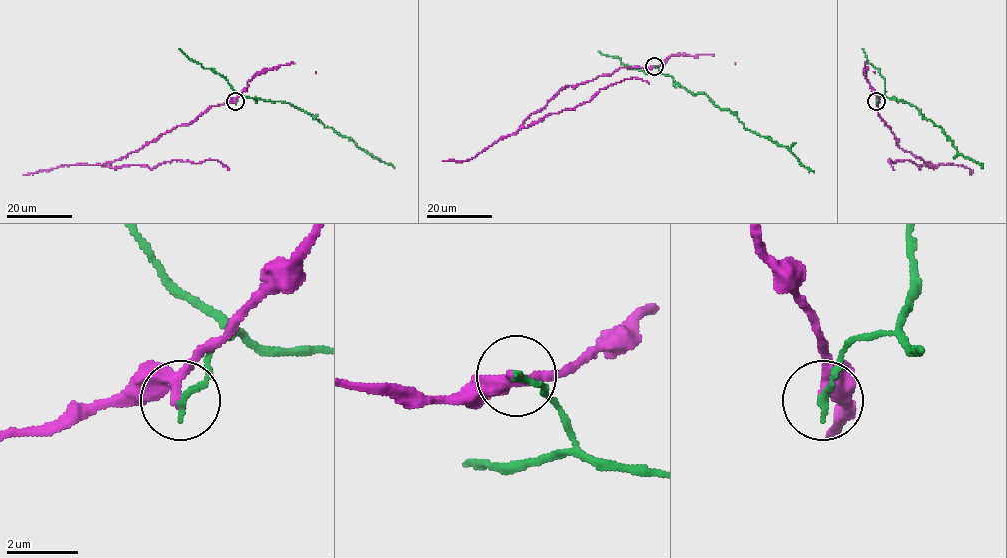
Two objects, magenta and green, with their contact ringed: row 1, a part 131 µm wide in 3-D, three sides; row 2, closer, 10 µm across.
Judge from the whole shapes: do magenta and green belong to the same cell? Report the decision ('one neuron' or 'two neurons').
two neurons

